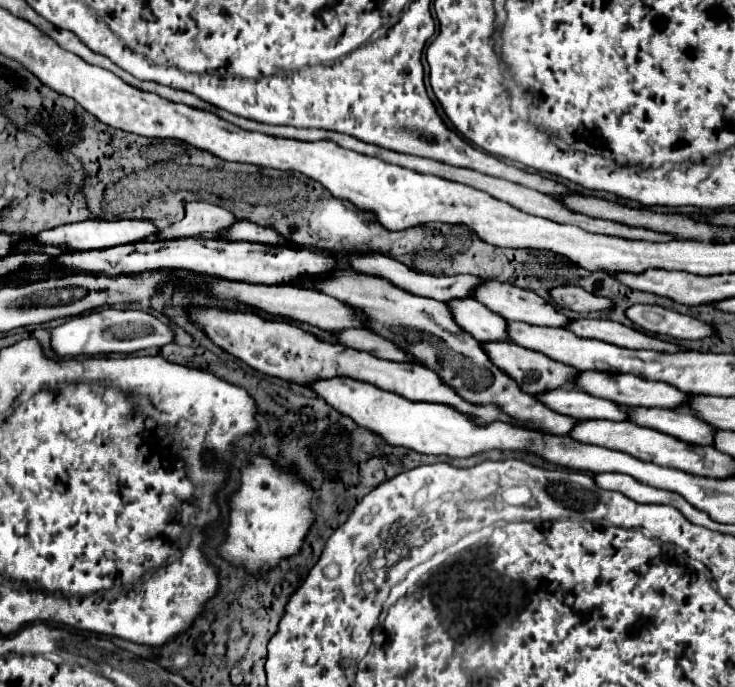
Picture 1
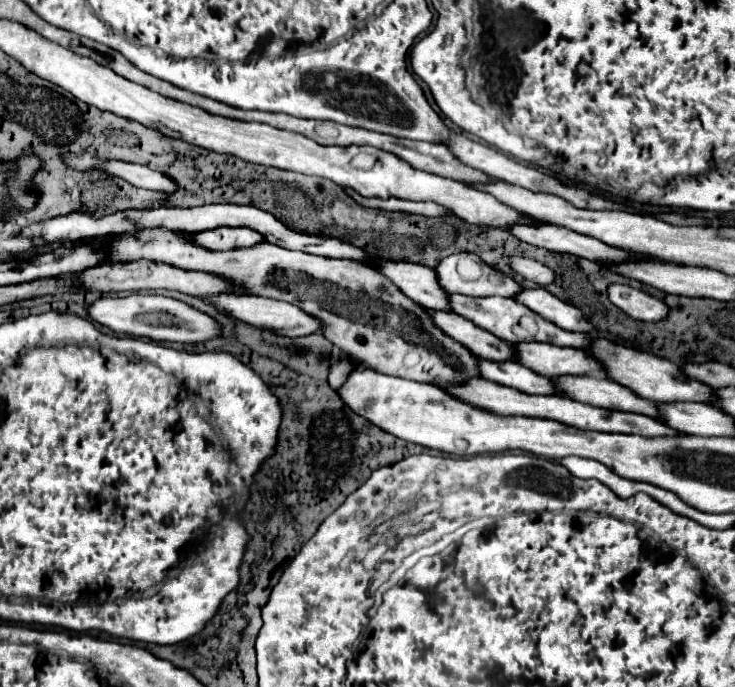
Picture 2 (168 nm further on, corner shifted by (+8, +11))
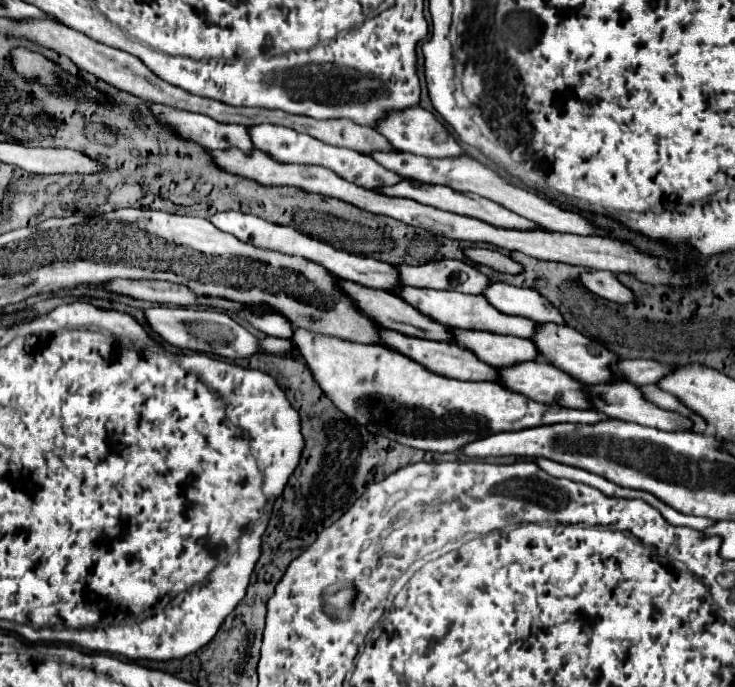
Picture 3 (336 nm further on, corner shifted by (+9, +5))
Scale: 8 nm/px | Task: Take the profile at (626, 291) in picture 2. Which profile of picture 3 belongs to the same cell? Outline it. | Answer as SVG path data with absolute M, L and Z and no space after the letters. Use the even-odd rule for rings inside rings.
M588 271L588 273L584 273L584 285L592 293L596 293L596 295L608 299L608 301L620 303L620 305L636 301L634 293L628 287L624 287L610 271L602 271L602 273Z

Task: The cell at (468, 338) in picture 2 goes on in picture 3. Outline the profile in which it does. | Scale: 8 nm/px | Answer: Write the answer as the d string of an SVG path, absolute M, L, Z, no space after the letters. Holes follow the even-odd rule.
M344 281L344 291L348 291L352 295L352 299L356 299L356 303L360 303L360 311L368 311L368 315L372 315L372 319L376 319L376 323L380 323L386 329L398 331L398 333L408 335L408 337L454 343L454 333L446 325L430 319L428 315L422 315L410 303L400 299L398 295L388 295L386 291L372 291L368 287L360 287L358 283L348 283L348 281Z

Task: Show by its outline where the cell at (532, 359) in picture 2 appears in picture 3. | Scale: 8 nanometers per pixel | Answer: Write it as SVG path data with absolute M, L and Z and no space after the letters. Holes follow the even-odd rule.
M458 329L452 331L458 345L474 351L474 355L478 355L484 363L498 369L540 359L538 347L528 339L492 335L488 331L458 331Z

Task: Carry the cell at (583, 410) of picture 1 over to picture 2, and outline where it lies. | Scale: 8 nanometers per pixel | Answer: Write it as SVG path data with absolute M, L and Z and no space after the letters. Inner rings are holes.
M481 359L481 375L489 381L509 385L513 389L521 389L529 395L557 395L553 381L525 369L515 361L485 361Z

